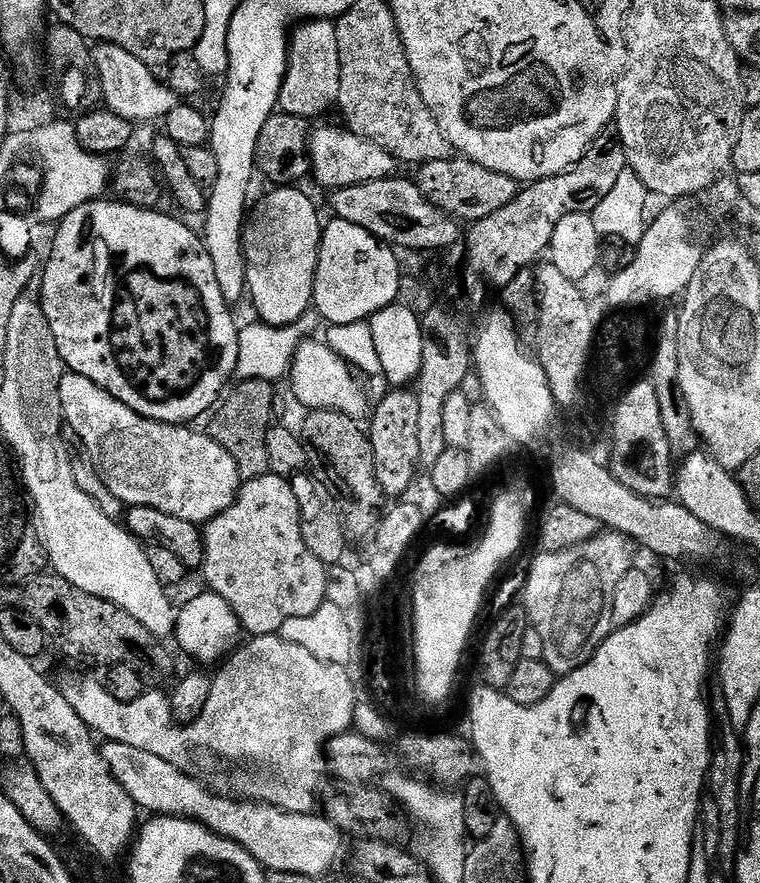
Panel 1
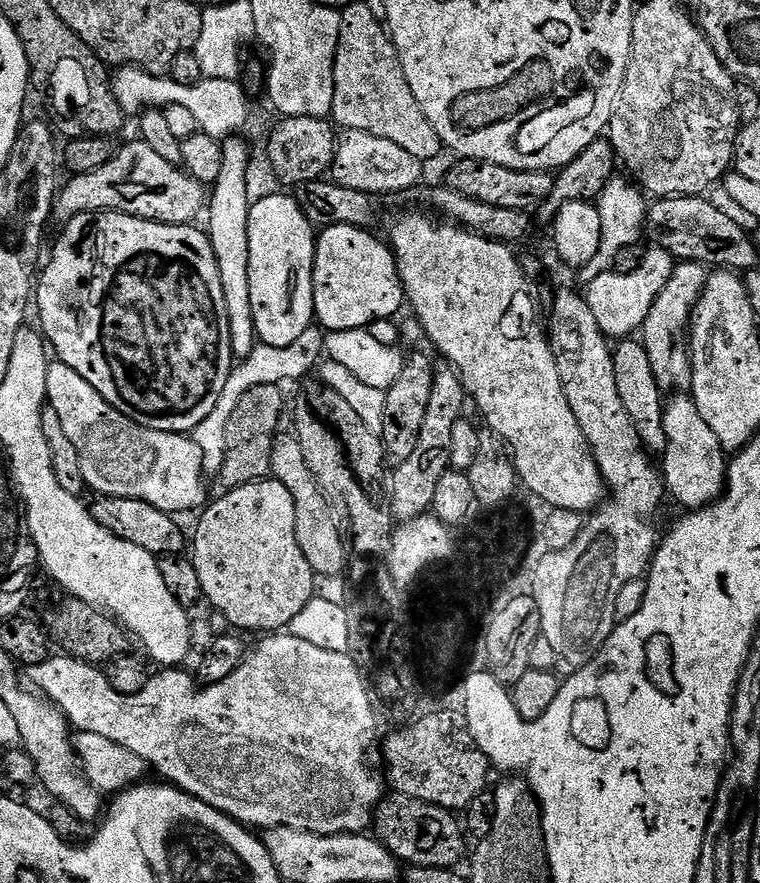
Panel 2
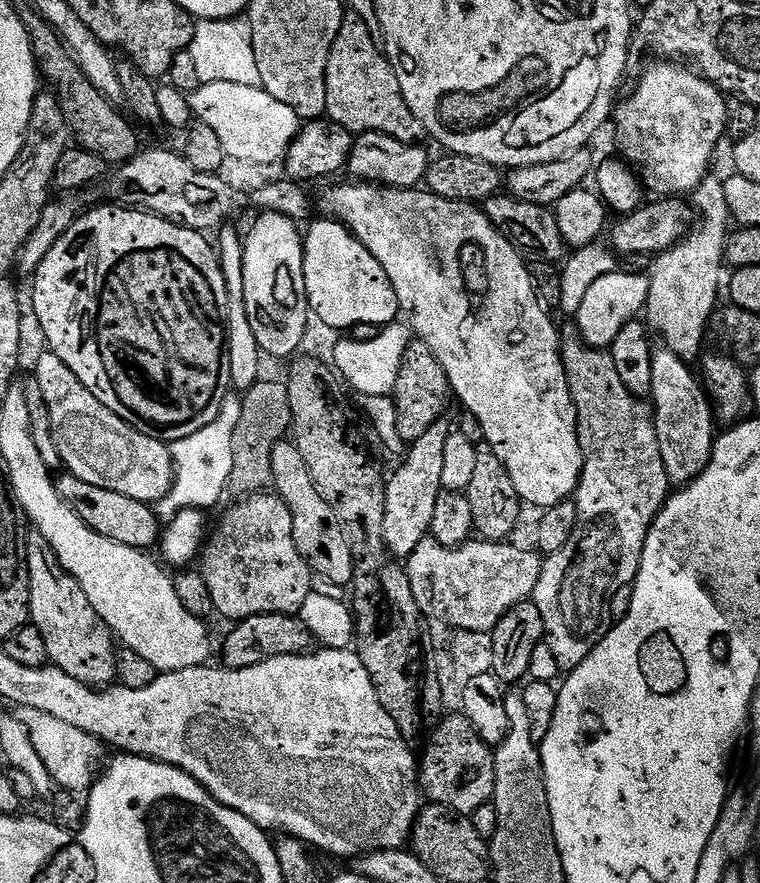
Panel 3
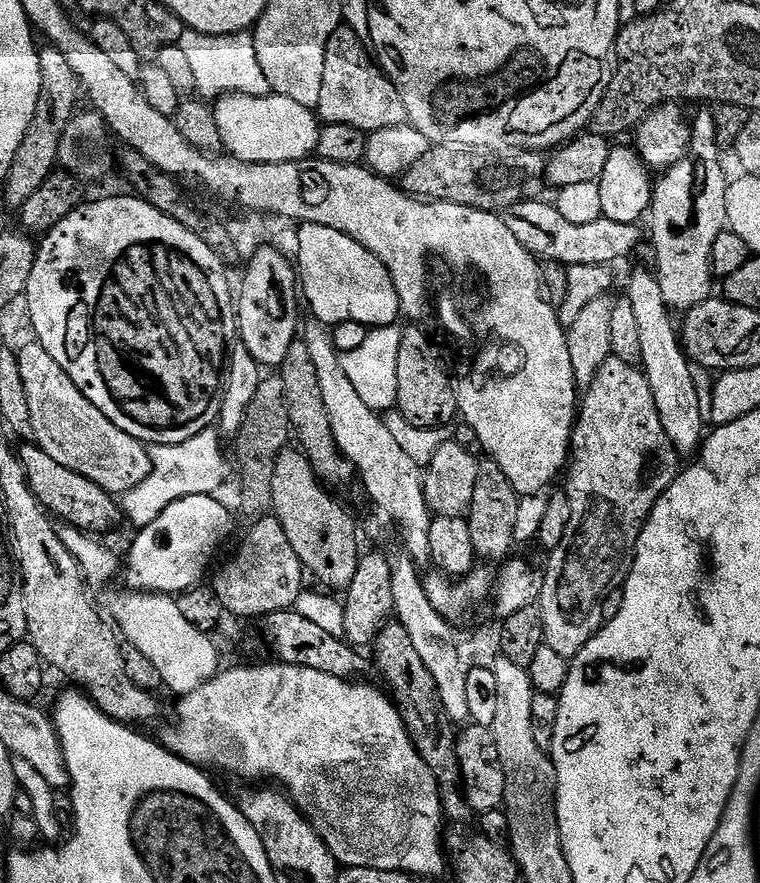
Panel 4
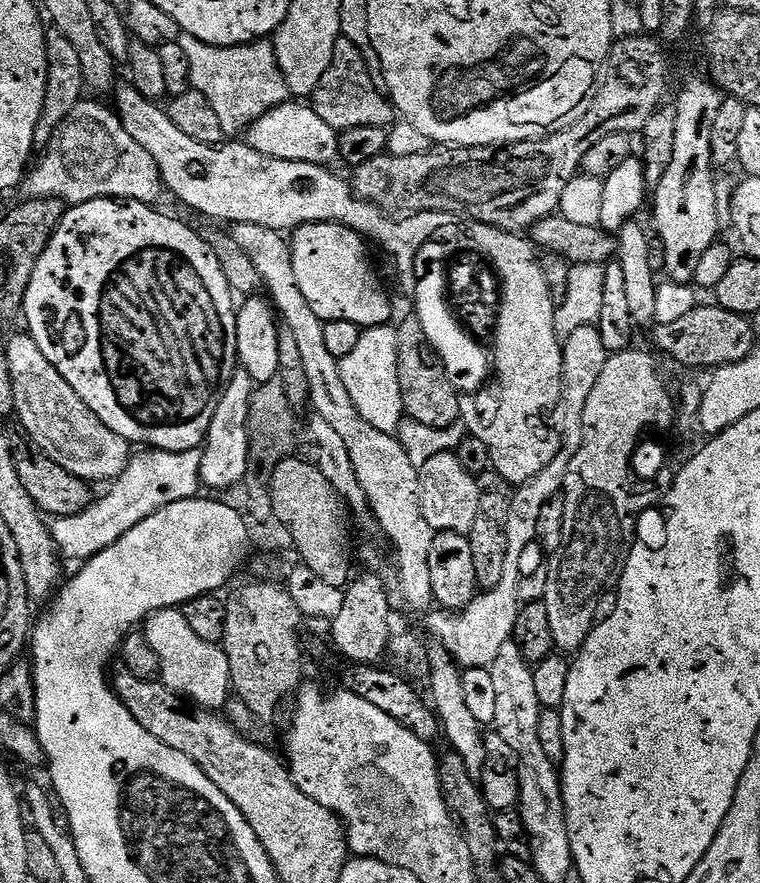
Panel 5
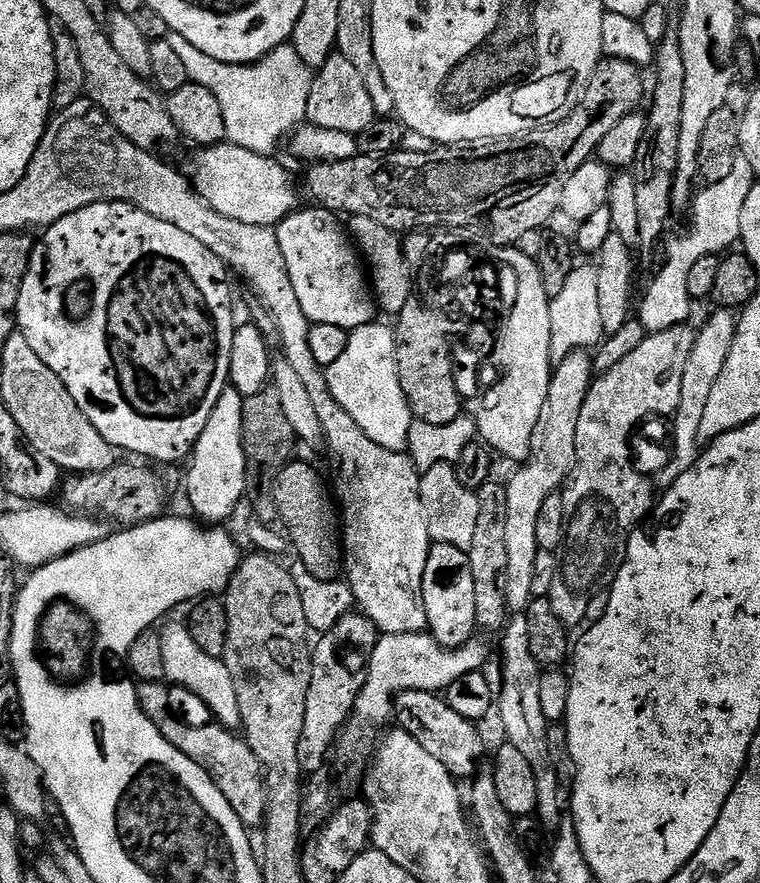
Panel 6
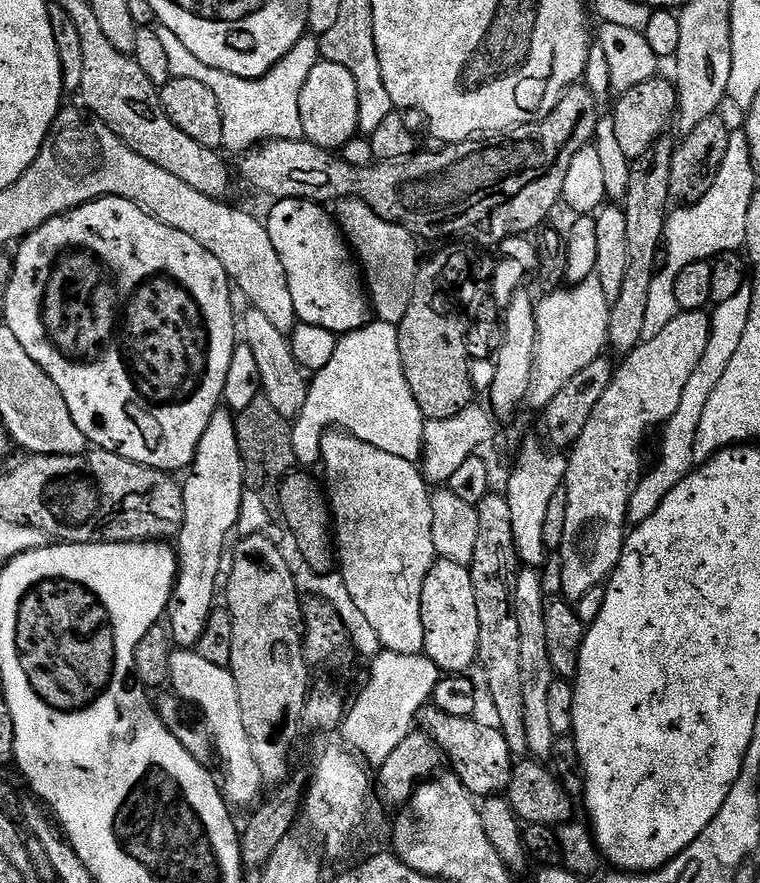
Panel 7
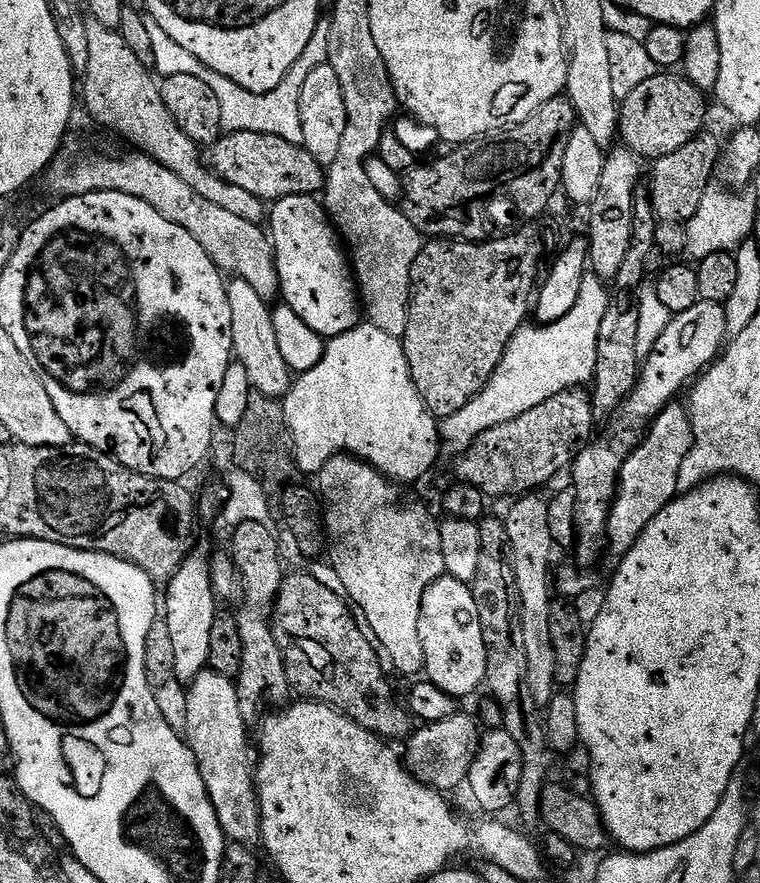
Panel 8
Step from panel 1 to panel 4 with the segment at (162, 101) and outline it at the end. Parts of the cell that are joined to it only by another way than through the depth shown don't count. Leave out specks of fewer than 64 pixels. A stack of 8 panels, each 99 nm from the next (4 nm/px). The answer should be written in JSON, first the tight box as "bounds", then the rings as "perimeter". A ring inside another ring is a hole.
{"bounds":[212,92,322,164],"perimeter":[[[231,92],[229,96],[221,96],[215,101],[212,113],[218,122],[218,131],[222,134],[227,155],[236,156],[247,164],[295,164],[309,159],[318,146],[322,124],[317,113],[306,106],[298,106],[298,102],[290,98],[275,94],[247,96]]]}

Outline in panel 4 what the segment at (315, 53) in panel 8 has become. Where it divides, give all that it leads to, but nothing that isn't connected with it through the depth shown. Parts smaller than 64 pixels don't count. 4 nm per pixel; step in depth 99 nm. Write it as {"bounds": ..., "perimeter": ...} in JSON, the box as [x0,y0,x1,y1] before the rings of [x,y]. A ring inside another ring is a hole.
{"bounds":[179,30,272,98],"perimeter":[[[185,30],[179,46],[182,50],[186,50],[186,59],[194,69],[196,92],[201,97],[219,98],[229,96],[231,92],[247,96],[266,96],[272,92],[270,82],[266,82],[266,74],[262,74],[262,66],[258,62],[256,38],[251,31],[211,36]]]}

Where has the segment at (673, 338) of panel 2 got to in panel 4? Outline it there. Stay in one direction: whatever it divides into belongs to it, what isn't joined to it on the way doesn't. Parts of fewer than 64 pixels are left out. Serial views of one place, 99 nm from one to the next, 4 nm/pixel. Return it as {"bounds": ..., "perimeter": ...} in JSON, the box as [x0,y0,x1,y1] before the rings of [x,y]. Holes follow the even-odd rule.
{"bounds":[650,112,730,314],"perimeter":[[[700,112],[691,117],[692,141],[688,147],[687,156],[663,173],[659,181],[655,181],[652,189],[650,217],[652,216],[652,235],[650,241],[658,252],[658,266],[654,273],[658,286],[662,286],[662,298],[666,298],[669,309],[683,314],[688,309],[698,306],[713,295],[712,263],[710,254],[718,234],[728,228],[726,212],[726,192],[730,183],[729,177],[724,177],[724,168],[720,165],[722,149],[716,142],[716,127],[712,112]]]}

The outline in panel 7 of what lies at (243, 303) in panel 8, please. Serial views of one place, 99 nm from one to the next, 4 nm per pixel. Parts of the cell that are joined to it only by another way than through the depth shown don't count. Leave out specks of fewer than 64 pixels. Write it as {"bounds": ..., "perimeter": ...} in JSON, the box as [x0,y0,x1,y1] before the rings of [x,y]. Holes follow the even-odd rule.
{"bounds":[242,307,309,422],"perimeter":[[[249,307],[247,311],[248,313],[242,316],[242,340],[250,346],[250,351],[254,354],[255,361],[258,362],[258,371],[262,374],[260,390],[263,399],[268,400],[270,406],[274,406],[274,410],[282,414],[282,418],[286,418],[289,422],[295,421],[302,406],[306,406],[309,377],[296,360],[296,353],[289,337],[276,329],[266,319],[266,314],[262,314],[262,310]]]}

